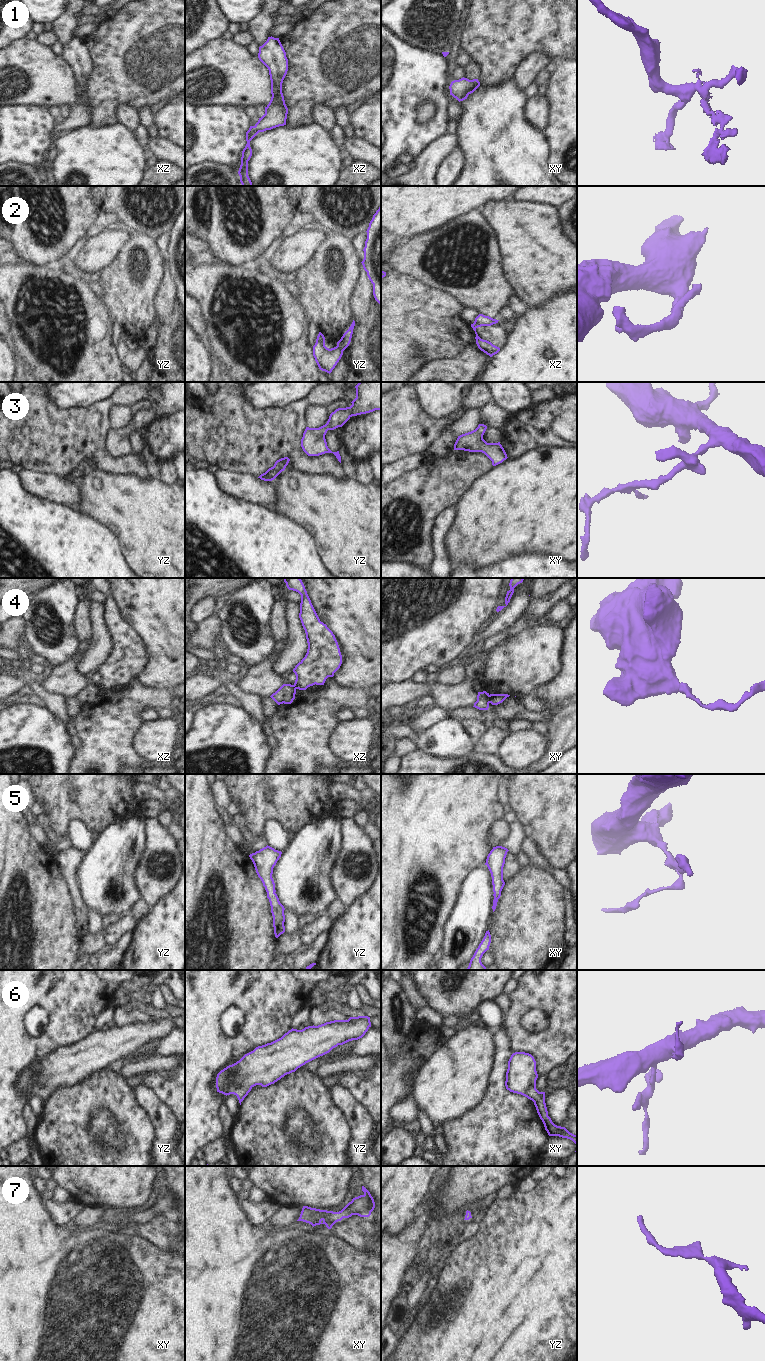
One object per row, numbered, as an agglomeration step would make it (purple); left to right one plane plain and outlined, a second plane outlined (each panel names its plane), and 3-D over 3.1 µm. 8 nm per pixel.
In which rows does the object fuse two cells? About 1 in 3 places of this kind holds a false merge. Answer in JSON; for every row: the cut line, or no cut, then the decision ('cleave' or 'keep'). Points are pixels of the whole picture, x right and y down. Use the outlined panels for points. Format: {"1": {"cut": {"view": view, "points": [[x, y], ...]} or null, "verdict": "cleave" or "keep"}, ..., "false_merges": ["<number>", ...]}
{"1": {"cut": null, "verdict": "keep"}, "2": {"cut": {"view": "yz", "points": [[337, 345], [342, 351]]}, "verdict": "cleave"}, "3": {"cut": null, "verdict": "keep"}, "4": {"cut": {"view": "xy", "points": [[489, 695], [490, 702]]}, "verdict": "cleave"}, "5": {"cut": null, "verdict": "keep"}, "6": {"cut": null, "verdict": "keep"}, "7": {"cut": null, "verdict": "keep"}, "false_merges": ["2", "4"]}

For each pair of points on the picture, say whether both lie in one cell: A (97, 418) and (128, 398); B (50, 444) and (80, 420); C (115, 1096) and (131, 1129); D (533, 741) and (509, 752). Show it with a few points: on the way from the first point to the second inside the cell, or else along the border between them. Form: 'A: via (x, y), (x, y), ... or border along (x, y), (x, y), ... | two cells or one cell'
A: via (102, 410), (113, 399), (120, 398) | one cell
B: via (57, 439), (63, 437), (73, 427) | one cell
C: via (115, 1104), (115, 1110), (126, 1121) | one cell
D: via (527, 745), (515, 750) | one cell

